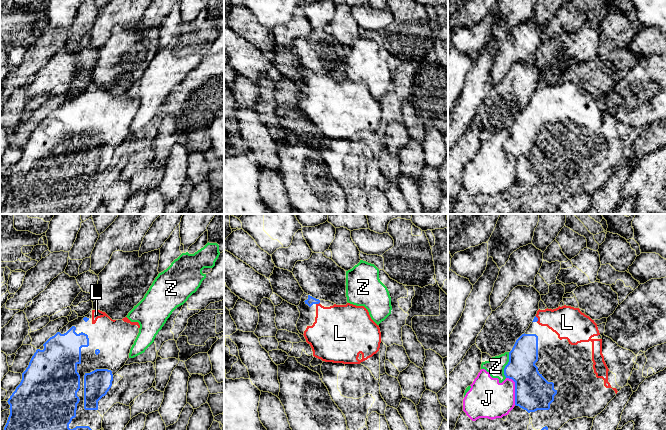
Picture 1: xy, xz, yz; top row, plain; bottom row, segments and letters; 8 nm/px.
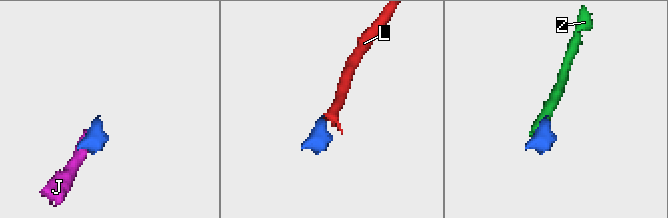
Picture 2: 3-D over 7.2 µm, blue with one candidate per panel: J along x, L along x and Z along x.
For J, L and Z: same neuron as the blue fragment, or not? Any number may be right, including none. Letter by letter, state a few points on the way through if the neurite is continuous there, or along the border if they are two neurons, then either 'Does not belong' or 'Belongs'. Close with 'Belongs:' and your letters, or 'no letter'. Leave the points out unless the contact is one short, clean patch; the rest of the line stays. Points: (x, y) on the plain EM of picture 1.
J: Does not belong
L: Path across: xz (310, 77), (317, 79), (320, 86), (337, 103). Belongs
Z: Boundary: yz (509, 128), (509, 137), (504, 144), (505, 153). Does not belong
Belongs: L

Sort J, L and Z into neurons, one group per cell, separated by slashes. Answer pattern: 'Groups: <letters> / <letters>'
Groups: J Z / L

